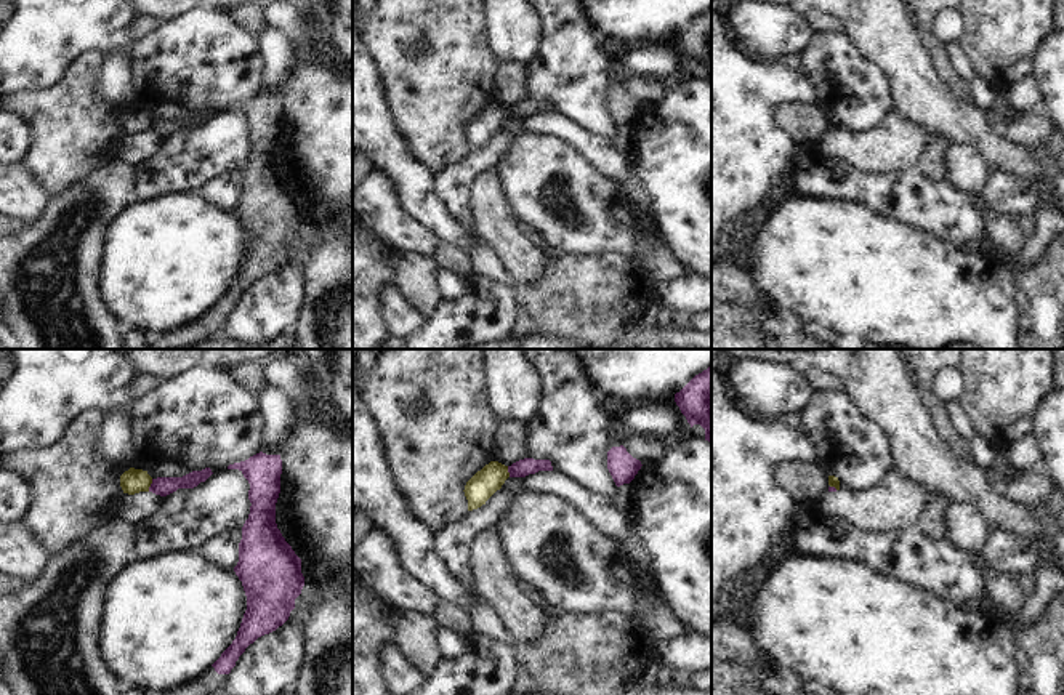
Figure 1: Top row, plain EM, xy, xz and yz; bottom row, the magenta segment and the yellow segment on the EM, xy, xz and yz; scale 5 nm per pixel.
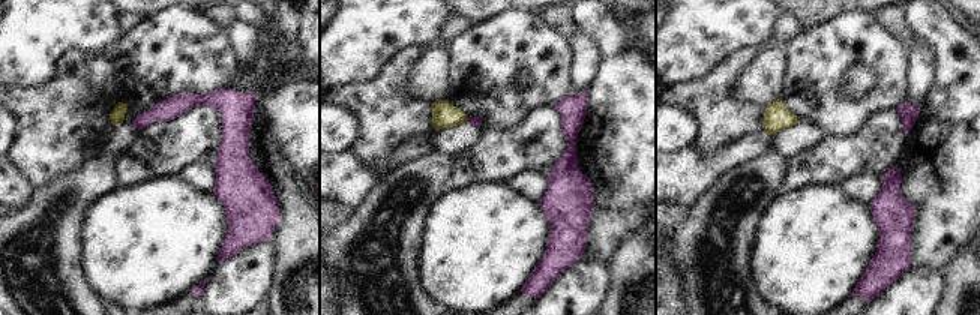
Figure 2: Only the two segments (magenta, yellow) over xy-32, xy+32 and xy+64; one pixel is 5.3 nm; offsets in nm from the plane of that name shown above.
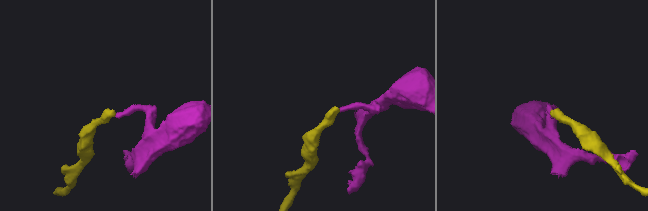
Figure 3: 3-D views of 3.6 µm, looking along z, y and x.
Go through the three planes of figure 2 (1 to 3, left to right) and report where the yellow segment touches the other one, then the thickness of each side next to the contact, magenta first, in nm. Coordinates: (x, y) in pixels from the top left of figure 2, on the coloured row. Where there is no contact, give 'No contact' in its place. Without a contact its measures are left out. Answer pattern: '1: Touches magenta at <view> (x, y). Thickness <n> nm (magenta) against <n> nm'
1: No contact
2: Touches magenta at xy+32 (467, 120). Thickness 50 nm (magenta) against 140 nm
3: No contact.

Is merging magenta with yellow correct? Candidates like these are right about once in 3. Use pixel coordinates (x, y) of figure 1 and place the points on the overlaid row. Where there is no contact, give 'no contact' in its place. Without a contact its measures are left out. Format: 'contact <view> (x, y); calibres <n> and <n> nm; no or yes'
contact xy (151, 486); calibres 100 and 130 nm; no

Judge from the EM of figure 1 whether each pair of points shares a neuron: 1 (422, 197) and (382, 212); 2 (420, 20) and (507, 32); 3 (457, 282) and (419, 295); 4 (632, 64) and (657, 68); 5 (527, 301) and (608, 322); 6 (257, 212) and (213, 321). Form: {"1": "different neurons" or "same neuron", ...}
{"1": "different neurons", "2": "different neurons", "3": "different neurons", "4": "same neuron", "5": "same neuron", "6": "same neuron"}

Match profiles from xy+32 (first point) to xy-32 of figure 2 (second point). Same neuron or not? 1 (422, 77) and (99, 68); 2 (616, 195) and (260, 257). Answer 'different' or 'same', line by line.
1: same
2: different

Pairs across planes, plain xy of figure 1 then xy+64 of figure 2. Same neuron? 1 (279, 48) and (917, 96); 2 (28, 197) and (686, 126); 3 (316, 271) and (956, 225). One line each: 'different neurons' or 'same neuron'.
1: same neuron
2: different neurons
3: different neurons

